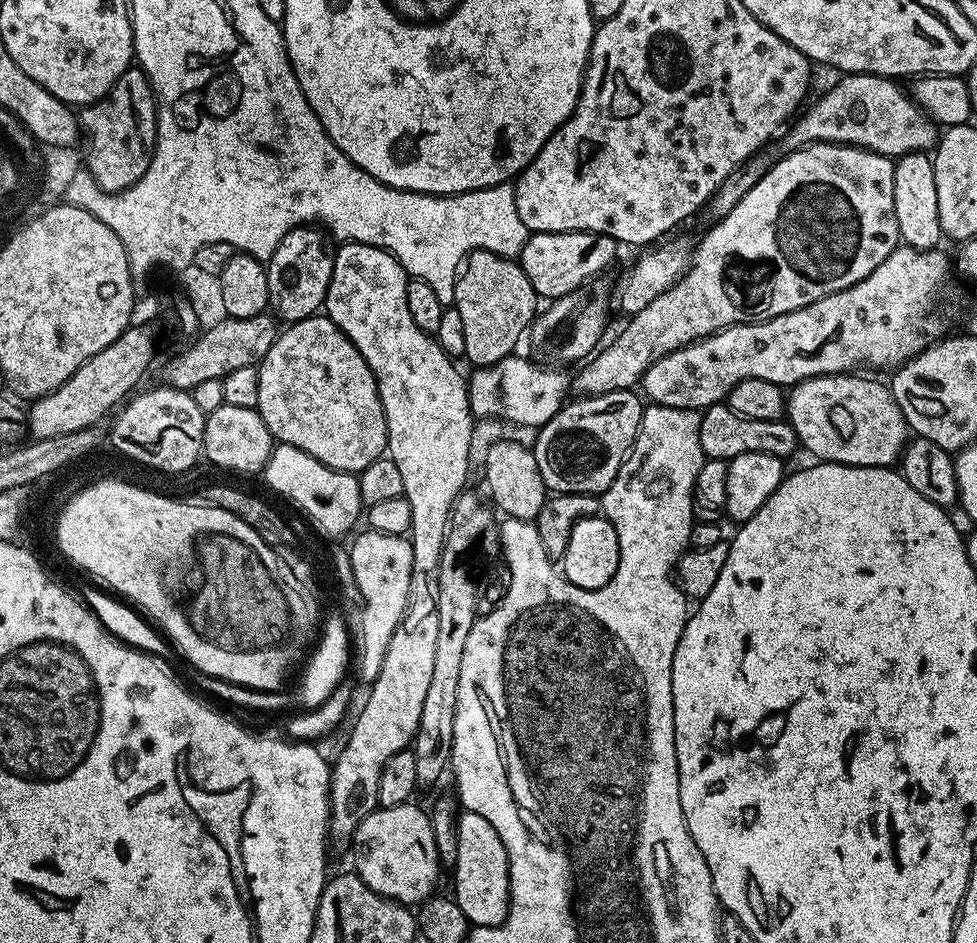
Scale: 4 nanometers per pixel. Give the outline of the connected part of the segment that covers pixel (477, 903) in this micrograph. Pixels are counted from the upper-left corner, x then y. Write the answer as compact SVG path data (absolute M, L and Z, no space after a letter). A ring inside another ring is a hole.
M461 811L456 822L456 892L454 899L469 925L494 926L501 924L508 913L508 855L498 838L498 830L482 818L482 814Z

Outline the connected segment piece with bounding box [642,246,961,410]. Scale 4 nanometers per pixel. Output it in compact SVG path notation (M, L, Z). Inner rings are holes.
M897 246L878 270L866 274L862 282L846 290L818 298L818 302L810 302L810 306L778 318L759 320L757 324L731 324L721 332L658 358L646 370L643 395L651 403L662 406L703 410L727 401L730 390L746 378L766 378L766 382L795 386L815 376L838 376L864 368L896 370L953 331L952 323L960 308L959 286L954 279L953 261L949 257L947 260L940 250Z

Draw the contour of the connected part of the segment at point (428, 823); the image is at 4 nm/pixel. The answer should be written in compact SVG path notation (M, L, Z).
M416 802L390 806L389 808L377 807L356 827L354 839L351 841L352 852L356 855L355 875L370 886L378 894L382 894L391 900L398 900L405 906L419 906L433 895L436 884L436 875L442 871L440 855L436 853L436 843L432 833L432 817L427 811L416 805Z

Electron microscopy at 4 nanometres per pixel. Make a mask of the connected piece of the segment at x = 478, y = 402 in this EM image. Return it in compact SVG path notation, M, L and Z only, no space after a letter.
M513 354L488 368L477 367L468 380L468 401L473 417L497 416L531 430L538 430L550 422L566 403L564 395L570 392L570 376L559 367L532 360L523 360L519 354Z

